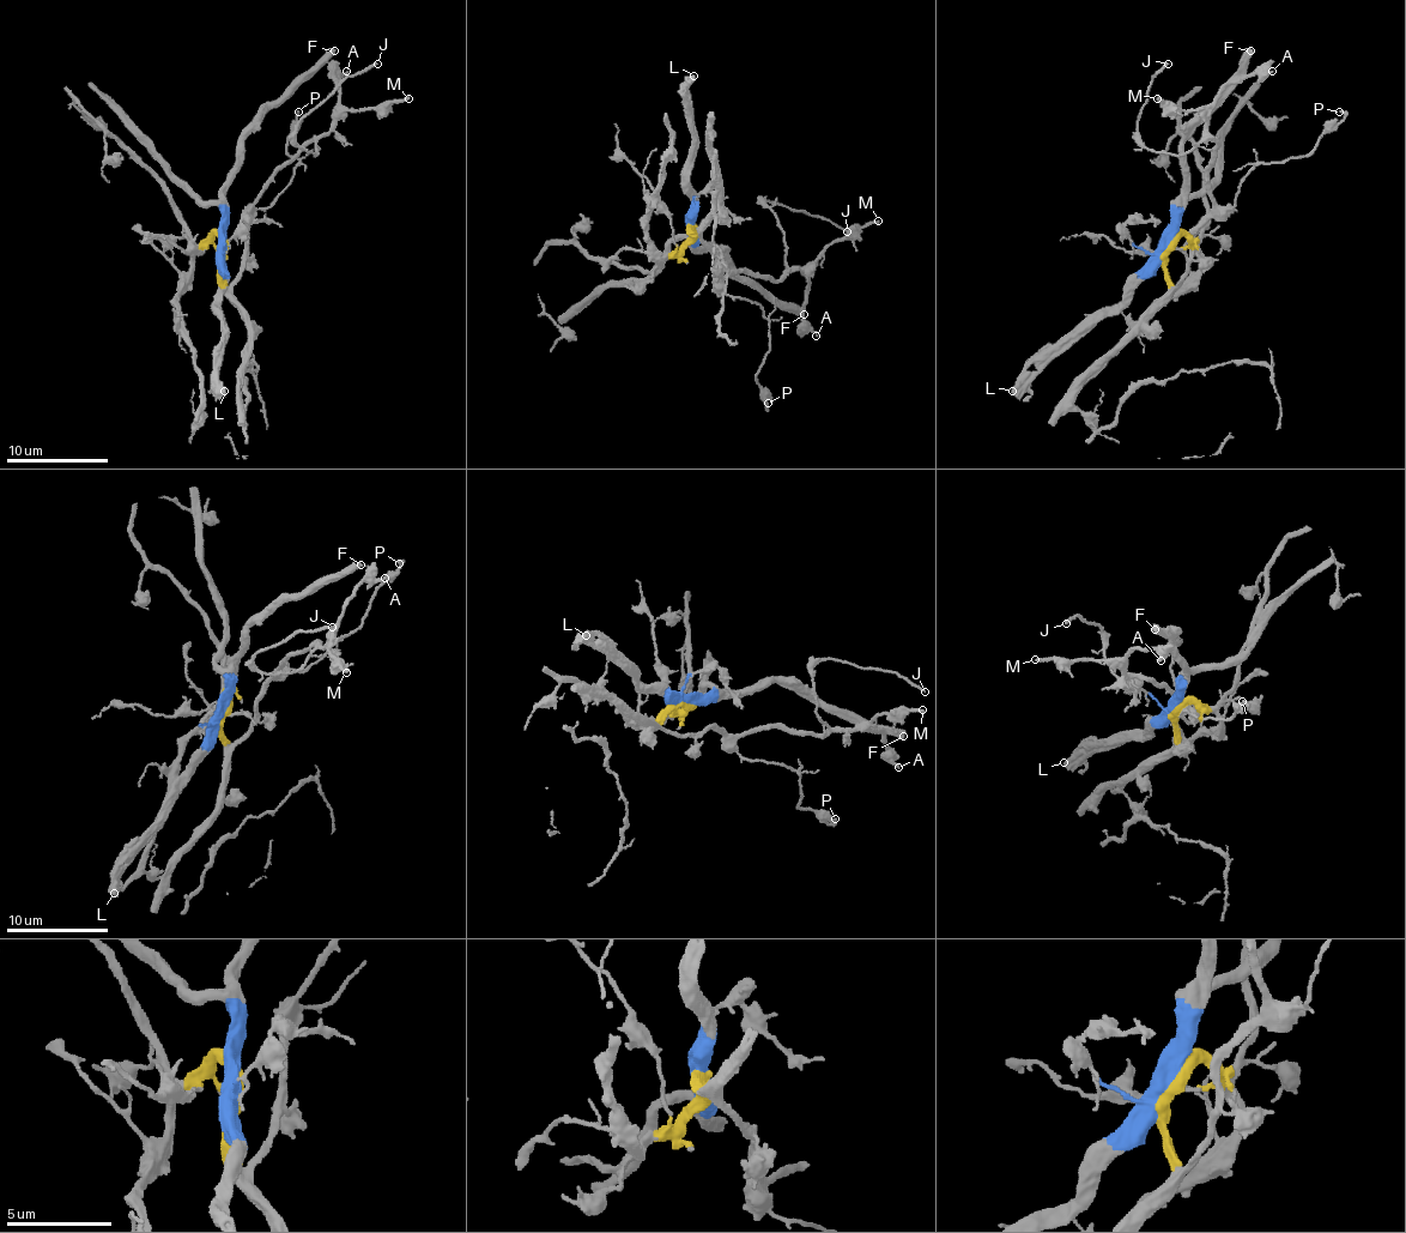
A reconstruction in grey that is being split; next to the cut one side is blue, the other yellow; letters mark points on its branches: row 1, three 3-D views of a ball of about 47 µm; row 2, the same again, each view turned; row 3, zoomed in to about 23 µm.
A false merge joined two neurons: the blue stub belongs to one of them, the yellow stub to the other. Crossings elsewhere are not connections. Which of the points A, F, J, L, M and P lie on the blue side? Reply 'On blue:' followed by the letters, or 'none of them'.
On blue: F, L

